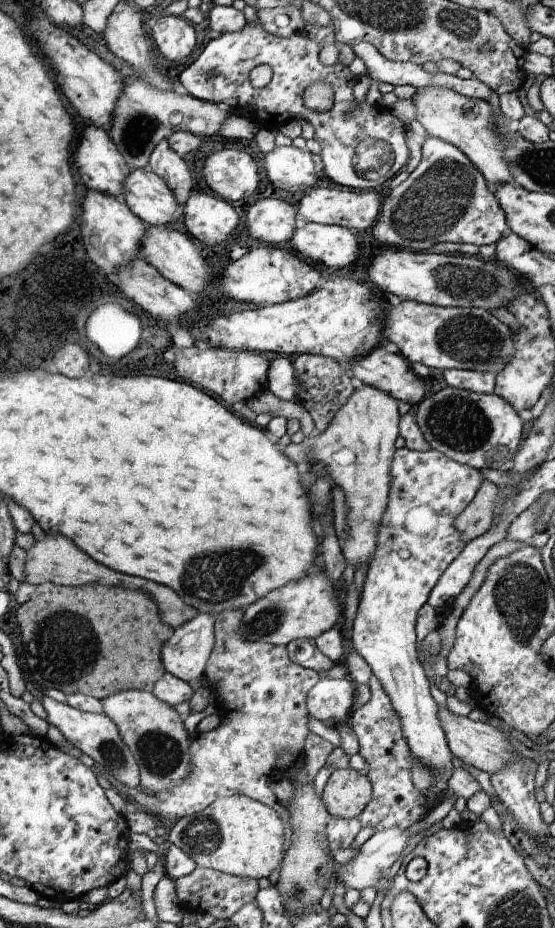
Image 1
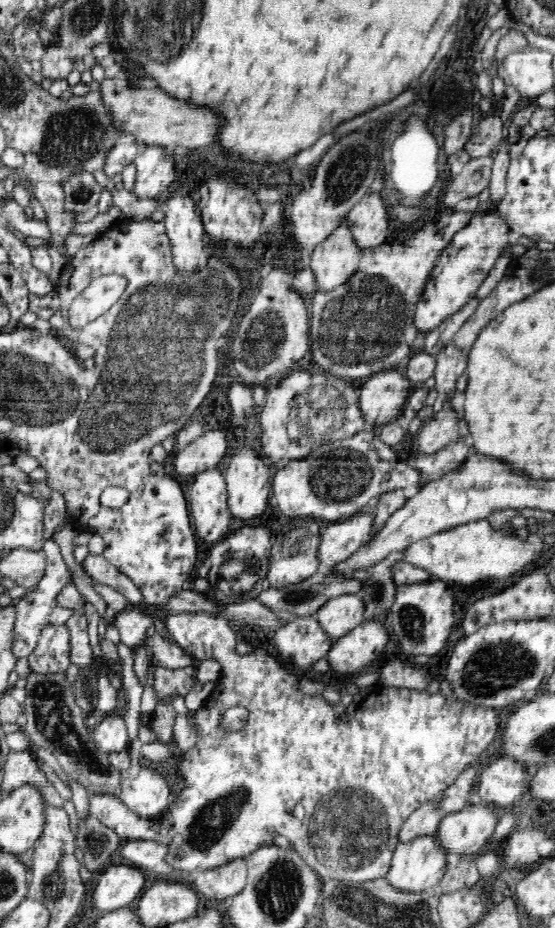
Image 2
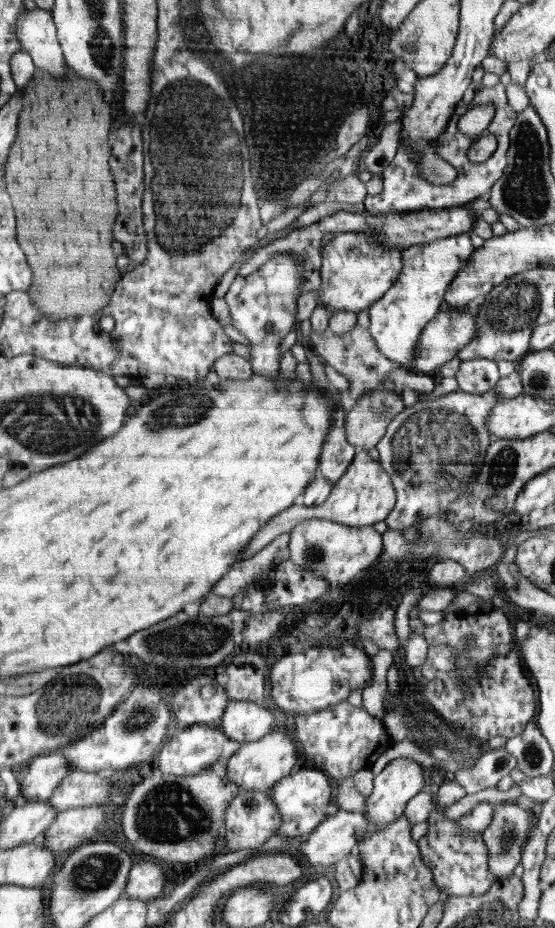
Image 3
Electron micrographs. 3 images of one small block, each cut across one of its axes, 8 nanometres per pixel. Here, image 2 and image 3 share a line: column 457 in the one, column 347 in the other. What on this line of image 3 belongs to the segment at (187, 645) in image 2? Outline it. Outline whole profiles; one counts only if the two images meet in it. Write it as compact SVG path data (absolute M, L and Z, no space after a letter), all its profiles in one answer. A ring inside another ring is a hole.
M347 699L314 714L297 715L292 736L298 742L304 760L336 782L353 777L360 770L372 770L386 748L392 748L390 734L386 734L382 719L370 715L364 706L350 704Z

